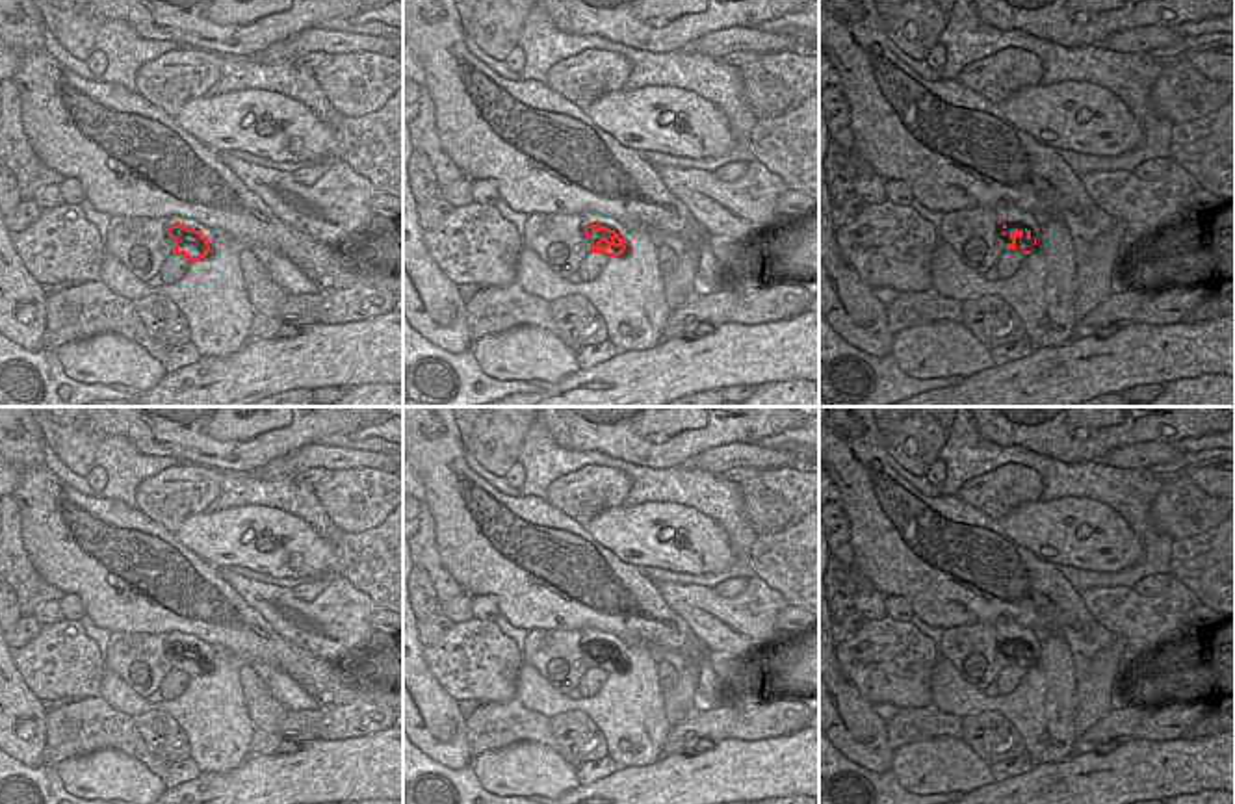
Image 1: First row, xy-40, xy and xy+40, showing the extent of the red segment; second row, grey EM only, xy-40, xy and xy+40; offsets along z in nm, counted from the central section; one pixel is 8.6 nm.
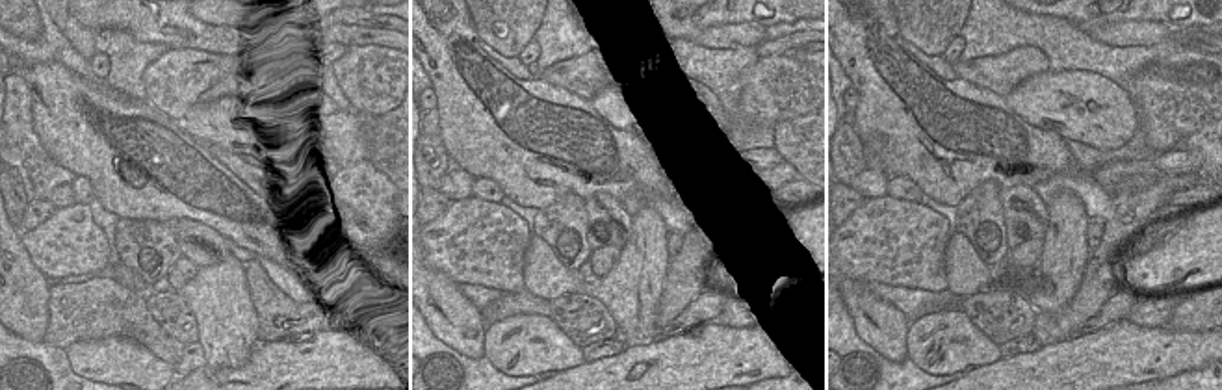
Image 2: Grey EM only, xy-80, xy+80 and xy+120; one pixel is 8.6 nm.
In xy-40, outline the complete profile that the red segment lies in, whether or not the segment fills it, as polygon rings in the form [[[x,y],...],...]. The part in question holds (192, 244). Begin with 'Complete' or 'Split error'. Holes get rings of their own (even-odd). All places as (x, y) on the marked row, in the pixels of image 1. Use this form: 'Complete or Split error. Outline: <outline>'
Split error. Outline: [[[171,215],[165,221],[167,243],[173,253],[184,254],[189,262],[204,258],[221,230],[212,230],[195,219]]]

